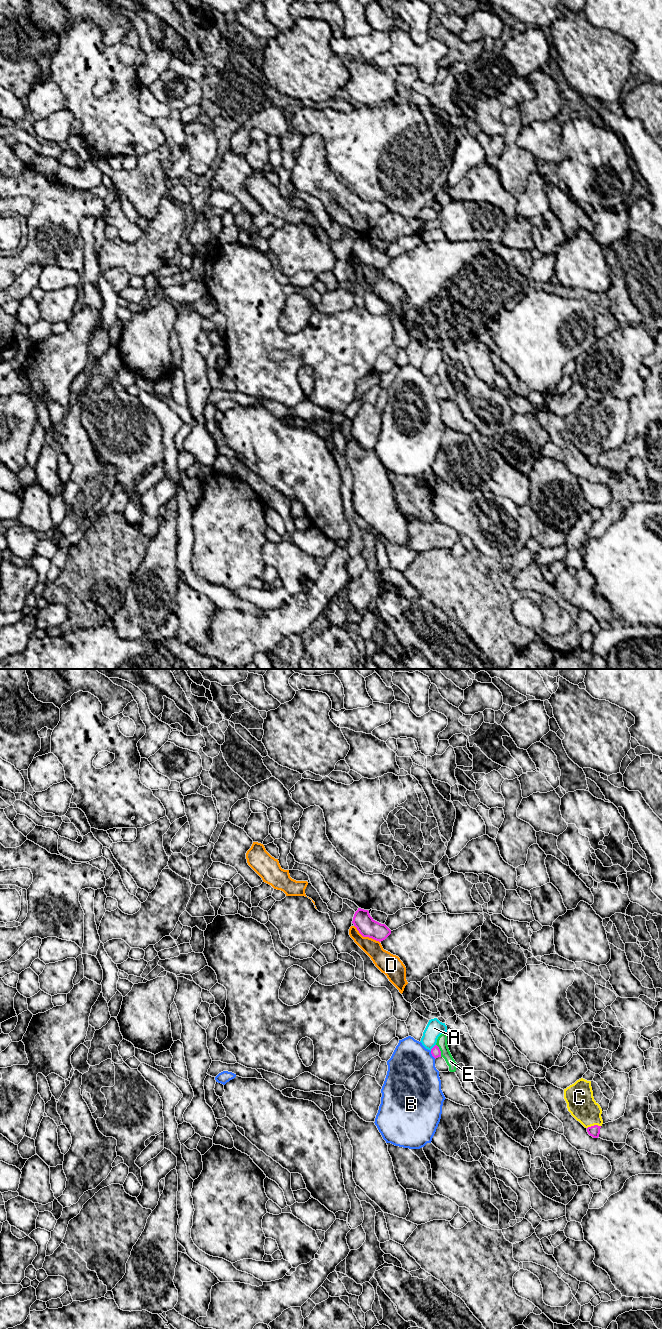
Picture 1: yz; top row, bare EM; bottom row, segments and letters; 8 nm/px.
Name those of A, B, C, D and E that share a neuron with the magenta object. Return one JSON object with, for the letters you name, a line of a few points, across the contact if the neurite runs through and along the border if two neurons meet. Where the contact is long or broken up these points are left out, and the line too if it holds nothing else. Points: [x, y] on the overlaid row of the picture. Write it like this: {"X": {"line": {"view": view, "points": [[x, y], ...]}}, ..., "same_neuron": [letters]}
{"same_neuron": []}

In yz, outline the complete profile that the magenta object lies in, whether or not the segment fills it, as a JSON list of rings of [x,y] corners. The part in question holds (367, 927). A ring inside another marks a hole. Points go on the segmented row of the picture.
[[[361,908],[355,912],[352,923],[363,937],[369,937],[379,942],[391,934],[391,930],[385,924],[375,921],[368,910]]]

